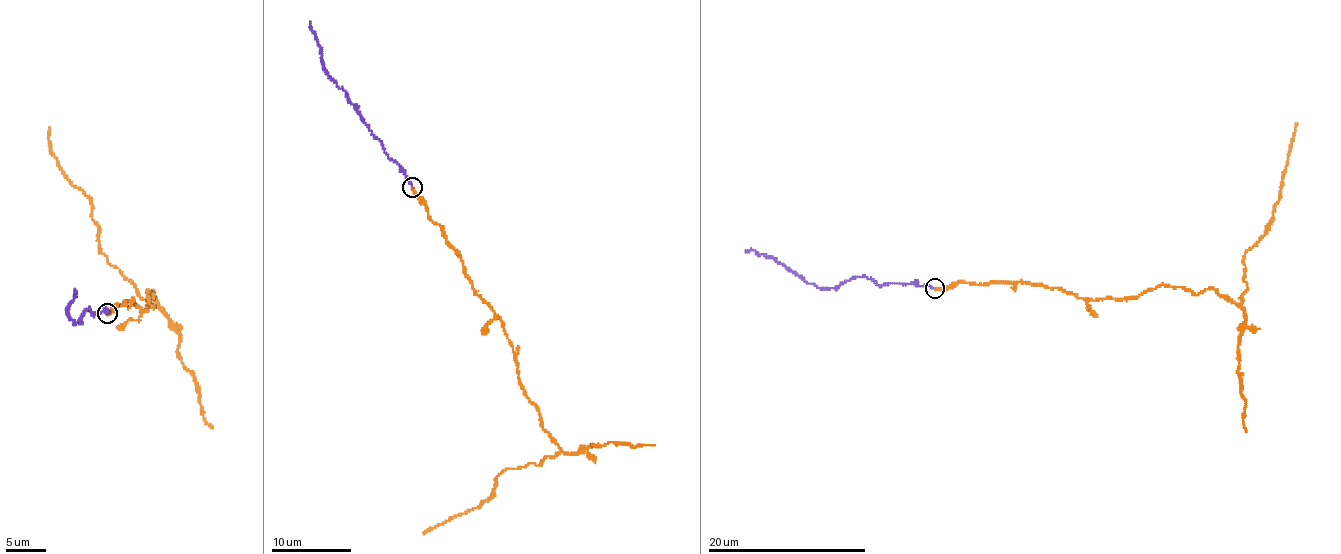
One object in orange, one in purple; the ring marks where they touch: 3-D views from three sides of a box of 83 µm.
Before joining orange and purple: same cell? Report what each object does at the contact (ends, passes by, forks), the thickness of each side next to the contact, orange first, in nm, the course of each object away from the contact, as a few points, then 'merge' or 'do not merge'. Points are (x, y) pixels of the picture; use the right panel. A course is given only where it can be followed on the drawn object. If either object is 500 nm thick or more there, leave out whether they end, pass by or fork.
orange ends; purple ends; calibres 170 and 150 nm; course orange (935, 288), (1023, 282), (1093, 300), (1163, 285), (1240, 305), (1242, 262), (1273, 215), (1297, 123); course purple (935, 288), (913, 284), (876, 285), (863, 277), (832, 288), (808, 283), (772, 258), (752, 250), (745, 252); merge

